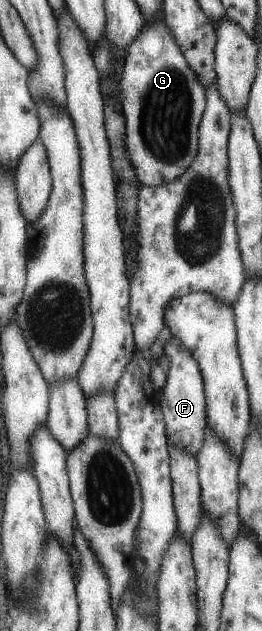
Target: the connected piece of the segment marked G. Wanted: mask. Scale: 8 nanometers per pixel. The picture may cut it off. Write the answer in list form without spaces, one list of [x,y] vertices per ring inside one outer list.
[[[162,17],[145,22],[125,49],[117,87],[119,107],[124,118],[123,146],[138,183],[155,188],[175,180],[188,169],[197,152],[197,127],[205,108],[205,89],[188,67]]]

